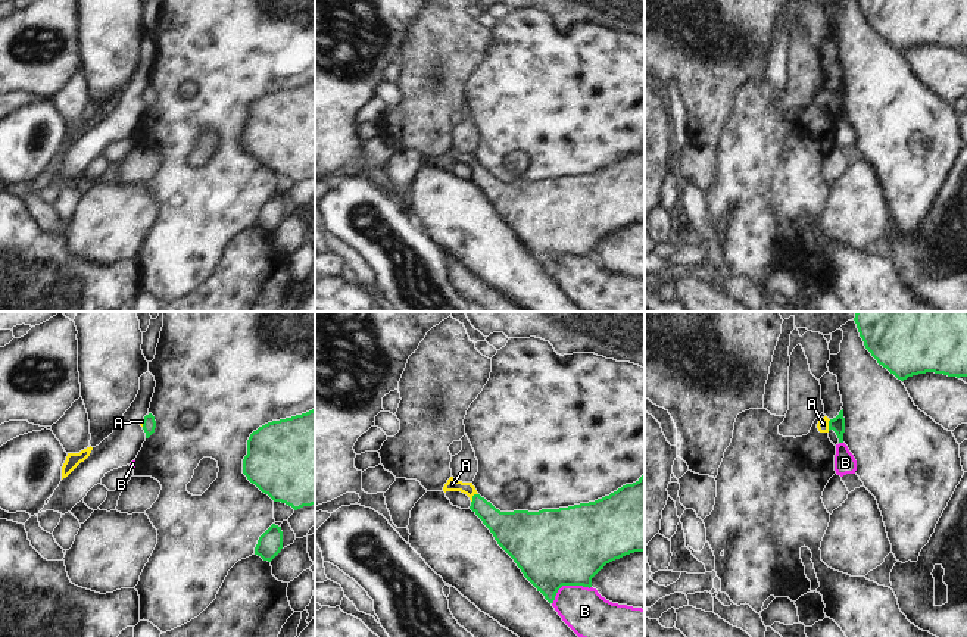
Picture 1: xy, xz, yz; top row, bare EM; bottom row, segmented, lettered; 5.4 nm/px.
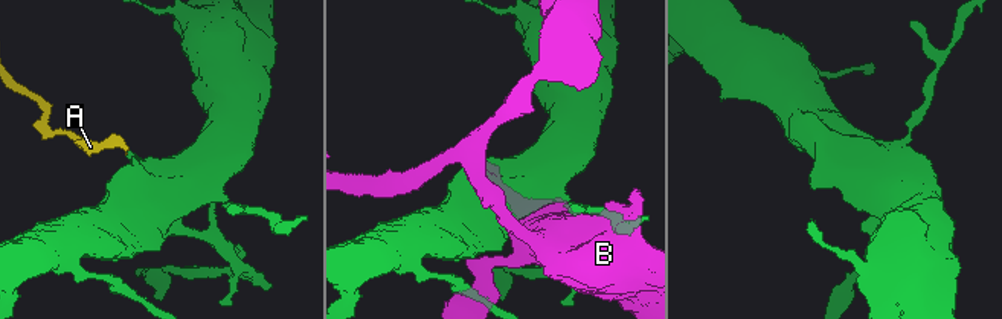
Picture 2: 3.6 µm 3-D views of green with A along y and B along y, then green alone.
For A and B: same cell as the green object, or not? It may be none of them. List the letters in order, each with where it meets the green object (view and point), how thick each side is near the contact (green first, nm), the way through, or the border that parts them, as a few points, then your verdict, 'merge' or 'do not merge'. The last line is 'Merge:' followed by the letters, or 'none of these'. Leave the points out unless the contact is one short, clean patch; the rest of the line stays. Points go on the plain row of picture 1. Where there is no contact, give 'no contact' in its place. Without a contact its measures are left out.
A: contact xz (473, 168); calibres 180 and 70 nm; way xz (507, 197), (498, 193), (473, 168), (464, 158), (452, 155); merge
B: contact xz (567, 255); calibres 420 and 240 nm; do not merge
Merge: A

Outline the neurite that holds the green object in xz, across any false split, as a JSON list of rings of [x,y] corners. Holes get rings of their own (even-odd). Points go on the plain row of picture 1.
[[[645,146],[595,172],[539,182],[500,182],[477,163],[472,153],[462,153],[453,147],[447,150],[443,162],[461,162],[470,168],[470,179],[549,274],[553,274],[562,256],[590,259],[592,249],[606,234],[634,222],[645,222]]]

